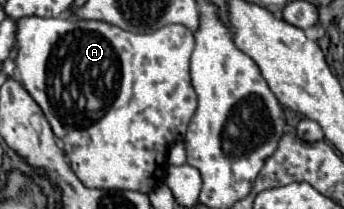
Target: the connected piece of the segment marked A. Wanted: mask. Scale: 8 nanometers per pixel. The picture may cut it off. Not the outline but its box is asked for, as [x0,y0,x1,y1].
[17,17,197,193]

